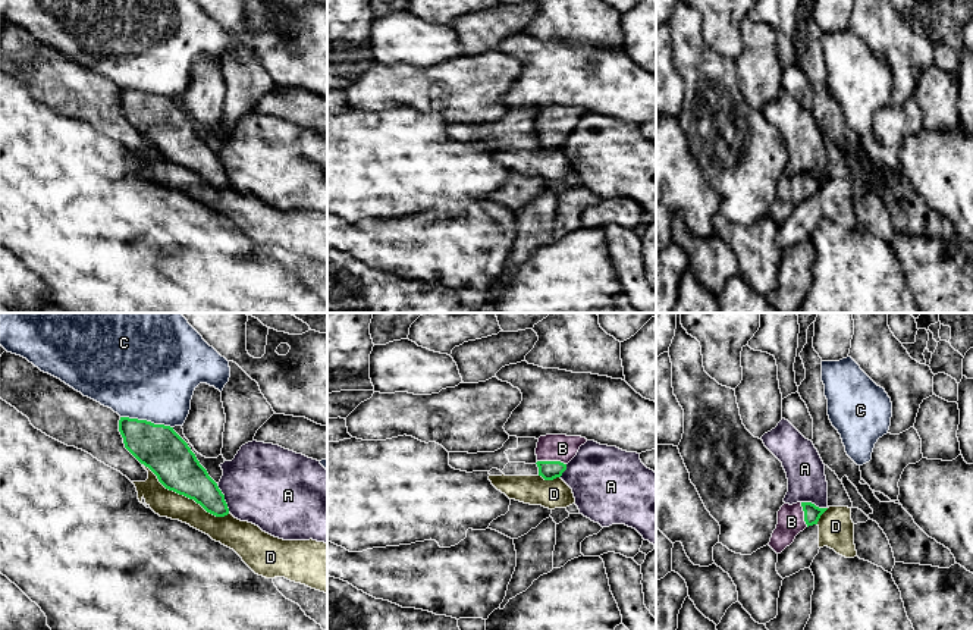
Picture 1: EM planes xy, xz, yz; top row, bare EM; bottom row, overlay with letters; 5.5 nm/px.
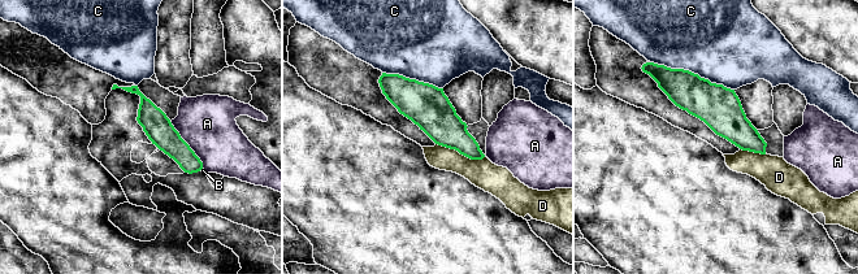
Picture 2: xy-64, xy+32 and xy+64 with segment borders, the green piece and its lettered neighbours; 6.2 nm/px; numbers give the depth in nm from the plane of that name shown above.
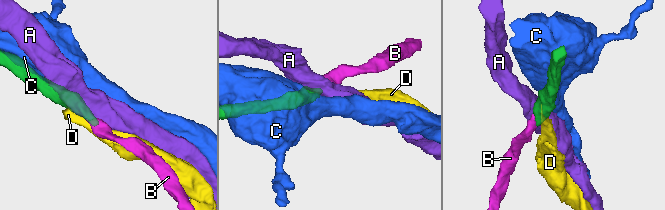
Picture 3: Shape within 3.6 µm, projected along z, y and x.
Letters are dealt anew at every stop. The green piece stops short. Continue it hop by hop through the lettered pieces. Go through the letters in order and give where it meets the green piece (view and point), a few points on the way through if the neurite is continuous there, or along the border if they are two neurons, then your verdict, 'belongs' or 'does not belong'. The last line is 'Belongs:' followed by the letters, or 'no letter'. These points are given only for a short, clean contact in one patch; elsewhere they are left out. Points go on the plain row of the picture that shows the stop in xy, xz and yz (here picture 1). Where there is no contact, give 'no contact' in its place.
A: xy (223, 169) | along xy (216, 156), (229, 182) | does not belong
B: xz (552, 132) | across xz (549, 141), (552, 132), (562, 119) | belongs
C: xy (146, 91) | does not belong
D: xy (185, 166) | does not belong
Belongs: B

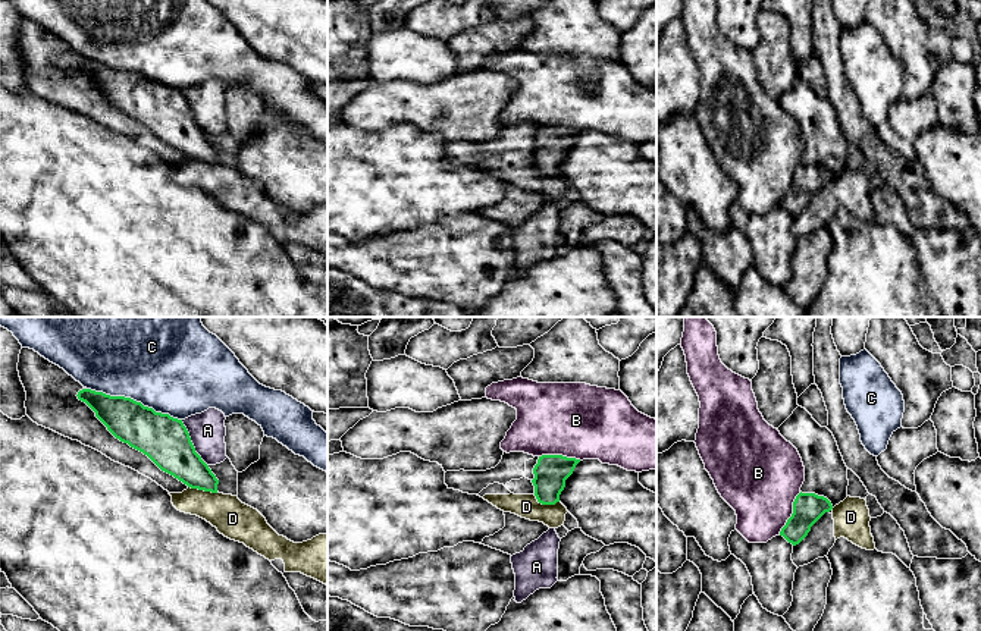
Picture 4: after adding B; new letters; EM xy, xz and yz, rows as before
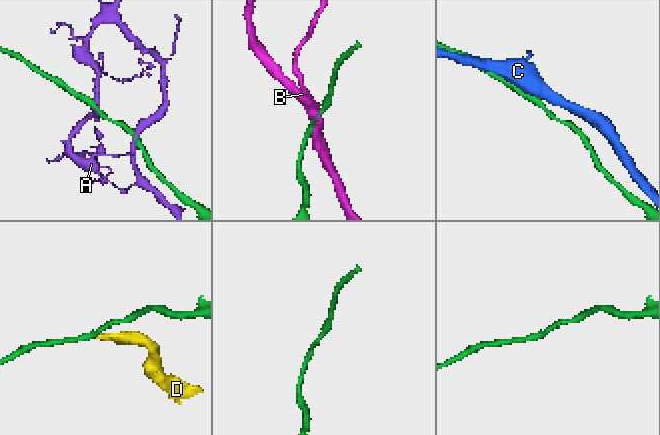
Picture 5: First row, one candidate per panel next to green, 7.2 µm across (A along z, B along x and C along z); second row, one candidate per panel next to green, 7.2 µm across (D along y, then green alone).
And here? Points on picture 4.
A: xy (191, 115) | does not belong
B: yz (793, 184) | does not belong
C: xy (132, 71) | does not belong
D: xy (203, 160) | does not belong
Belongs: no letter

